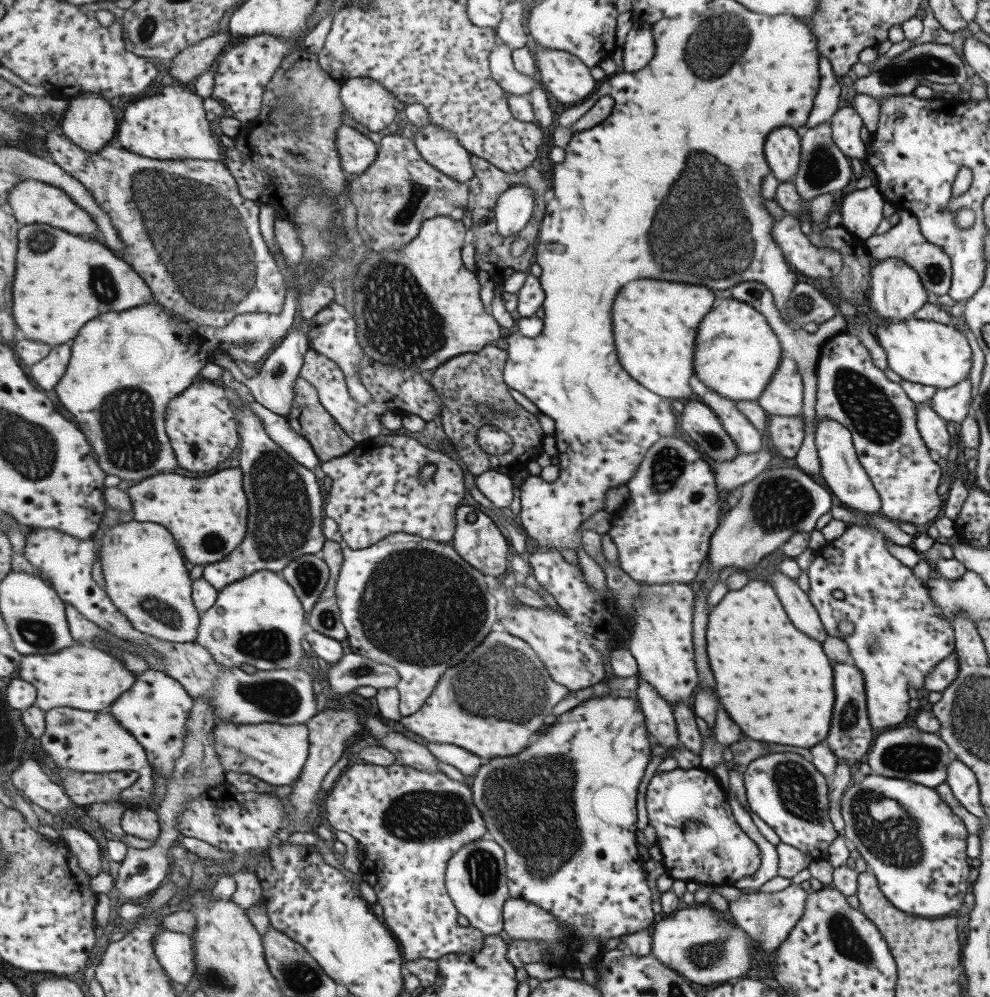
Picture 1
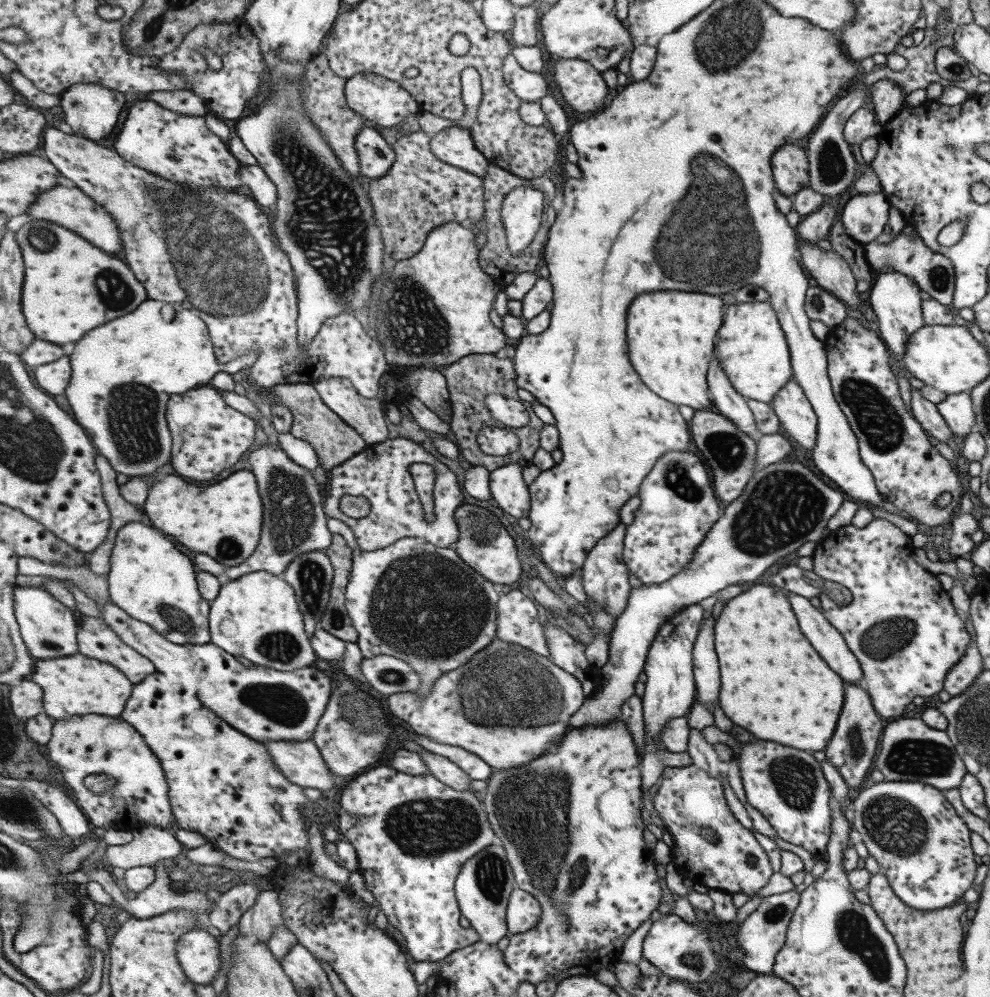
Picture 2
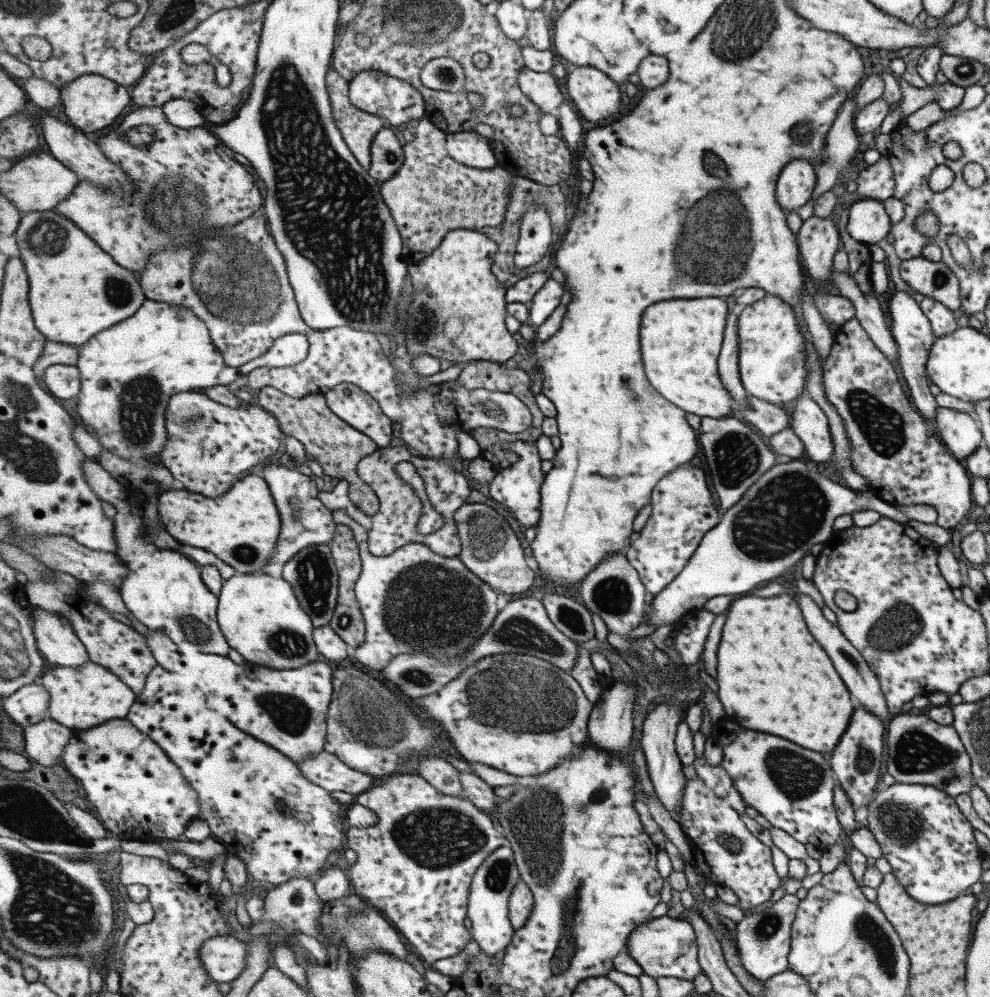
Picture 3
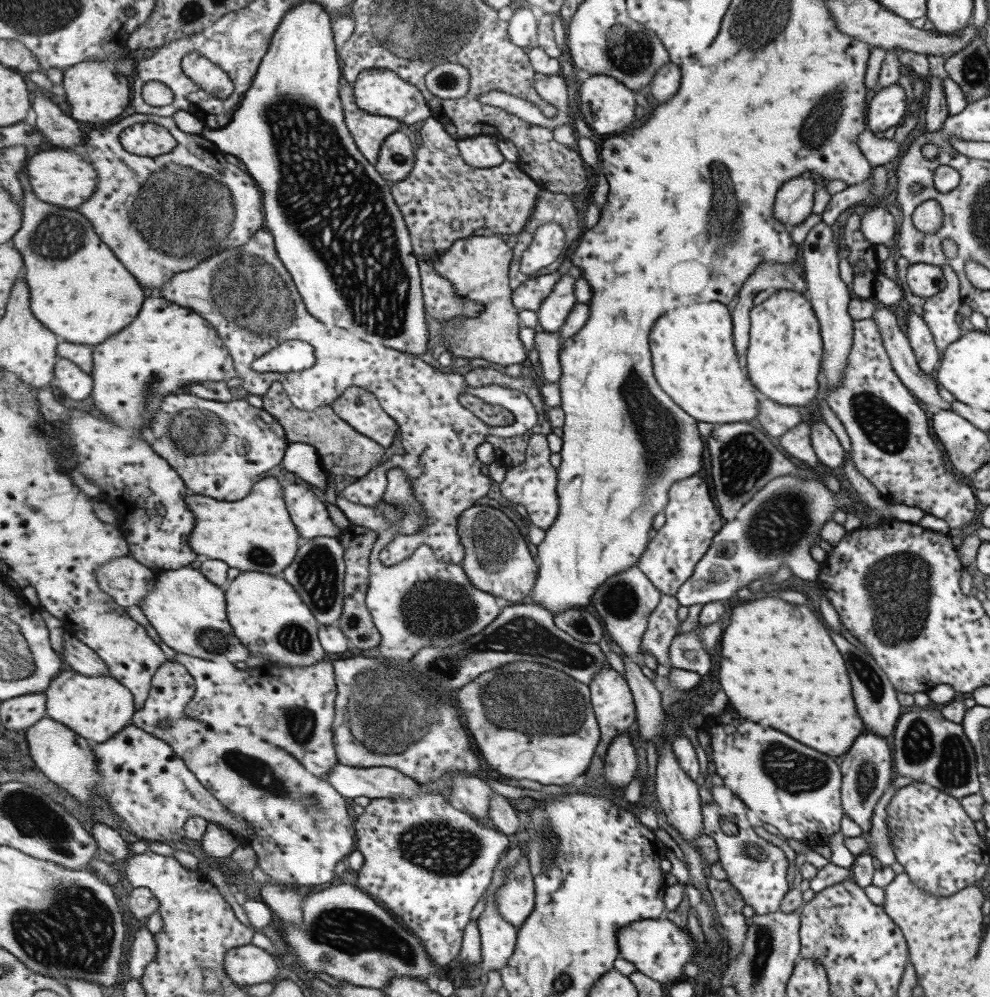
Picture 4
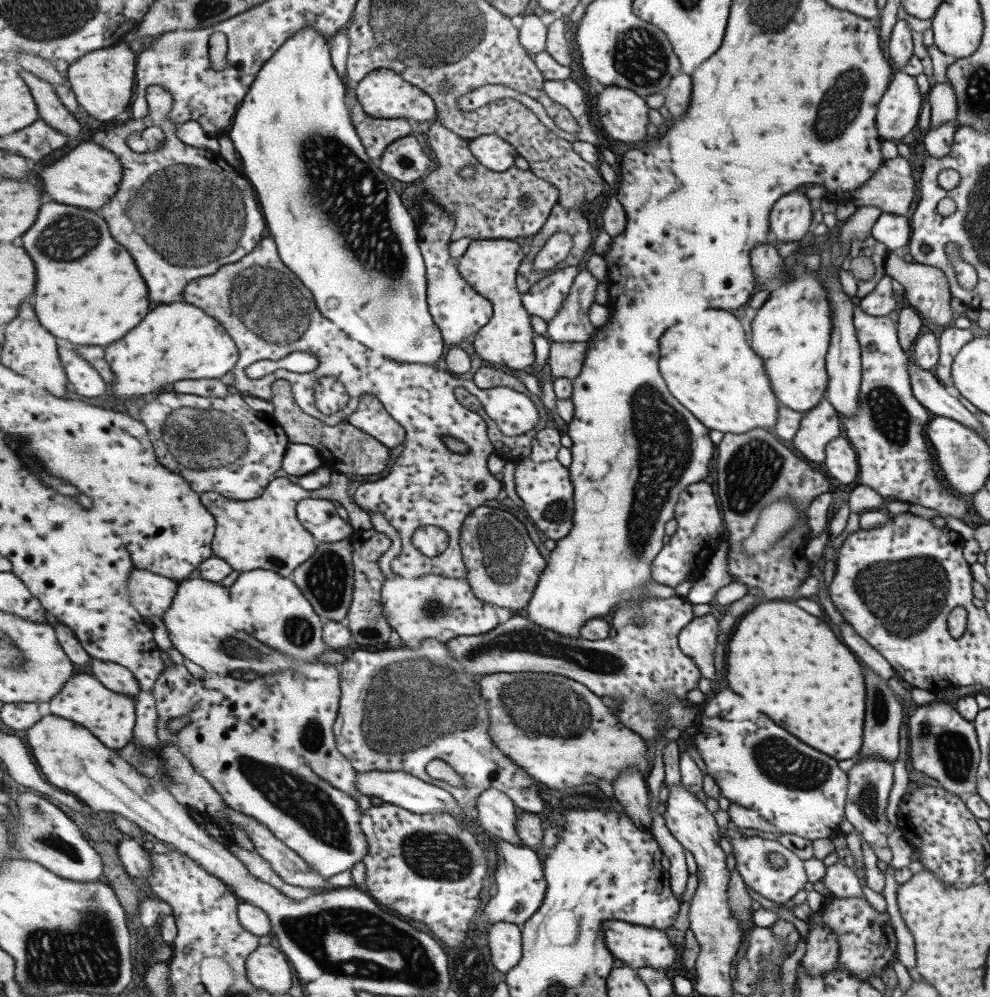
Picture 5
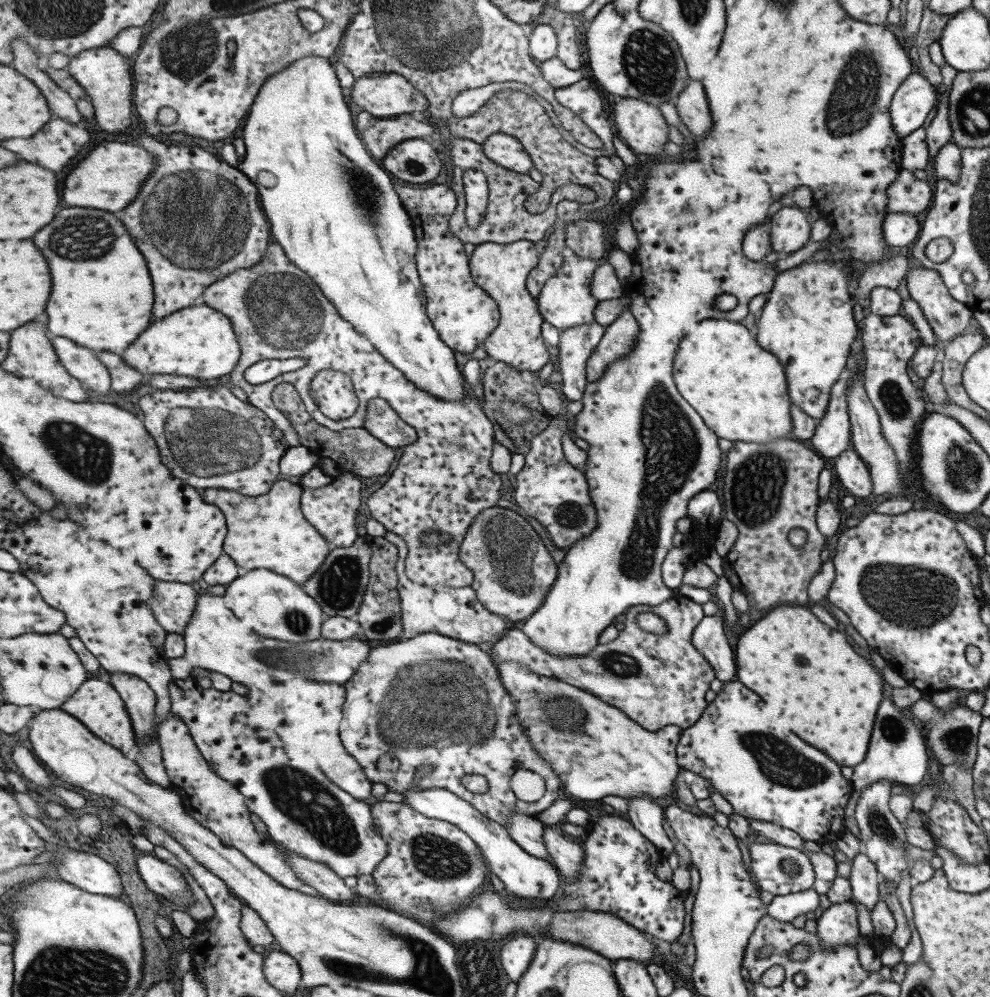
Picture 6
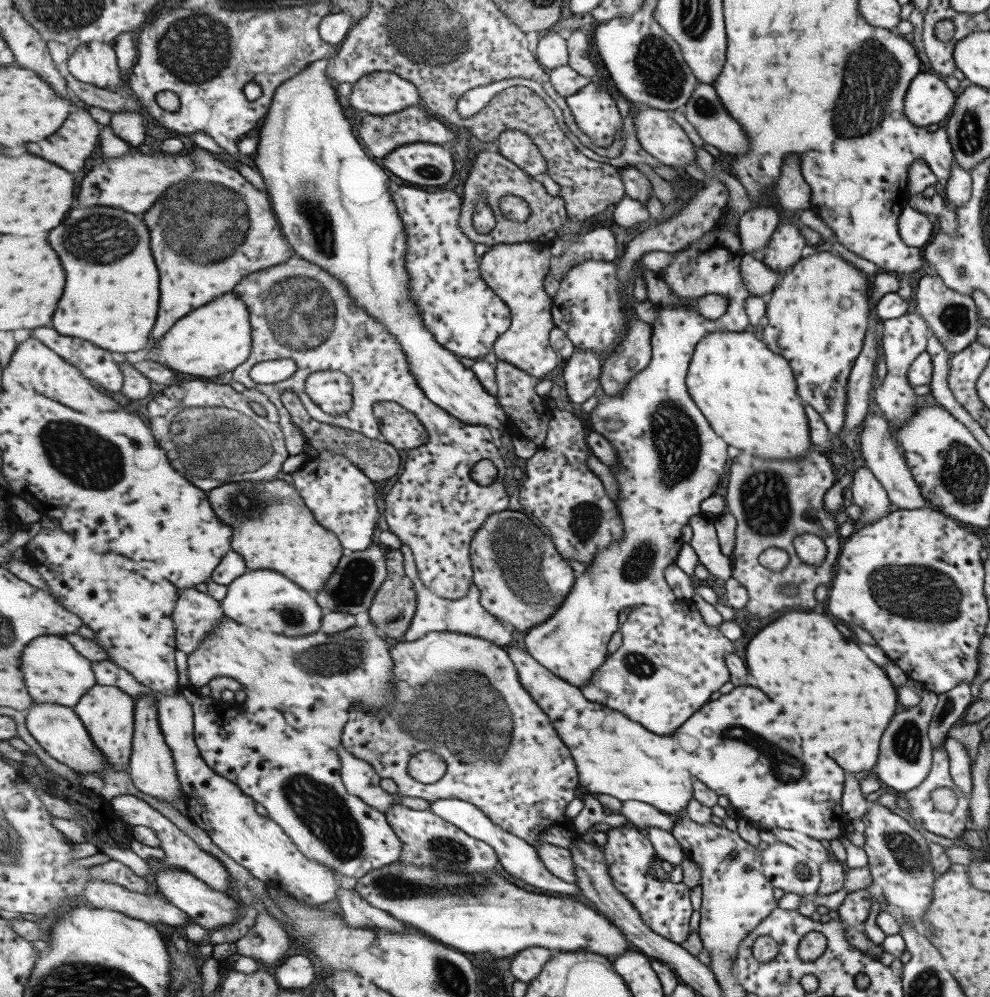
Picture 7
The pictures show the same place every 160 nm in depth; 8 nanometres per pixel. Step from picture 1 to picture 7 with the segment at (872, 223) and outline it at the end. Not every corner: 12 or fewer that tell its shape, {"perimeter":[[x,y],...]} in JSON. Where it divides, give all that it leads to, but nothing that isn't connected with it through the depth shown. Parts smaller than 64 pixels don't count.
{"perimeter":[[906,204],[897,217],[899,238],[923,248],[931,222]]}

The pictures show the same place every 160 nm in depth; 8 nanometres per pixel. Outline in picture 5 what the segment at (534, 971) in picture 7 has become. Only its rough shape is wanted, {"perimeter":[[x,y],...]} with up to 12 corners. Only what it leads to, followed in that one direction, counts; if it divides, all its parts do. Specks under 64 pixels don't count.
{"perimeter":[[495,923],[489,948],[495,967],[509,974],[523,956],[523,930]]}

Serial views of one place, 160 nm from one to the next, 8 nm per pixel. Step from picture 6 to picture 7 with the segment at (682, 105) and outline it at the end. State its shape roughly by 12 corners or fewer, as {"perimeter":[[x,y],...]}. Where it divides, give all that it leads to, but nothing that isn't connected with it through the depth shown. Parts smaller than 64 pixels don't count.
{"perimeter":[[697,83],[682,111],[704,143],[742,155],[748,138],[713,86]]}

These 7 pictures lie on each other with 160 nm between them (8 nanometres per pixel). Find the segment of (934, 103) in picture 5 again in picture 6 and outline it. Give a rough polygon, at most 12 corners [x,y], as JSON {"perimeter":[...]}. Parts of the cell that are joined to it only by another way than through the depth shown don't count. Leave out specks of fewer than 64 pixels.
{"perimeter":[[946,91],[925,128],[928,160],[951,138]]}

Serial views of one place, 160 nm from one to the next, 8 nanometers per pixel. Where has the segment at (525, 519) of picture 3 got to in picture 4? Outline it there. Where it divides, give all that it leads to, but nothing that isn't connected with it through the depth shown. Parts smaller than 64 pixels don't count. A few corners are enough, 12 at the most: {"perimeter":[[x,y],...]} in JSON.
{"perimeter":[[547,435],[530,438],[525,462],[499,491],[546,532],[557,522],[559,470]]}

